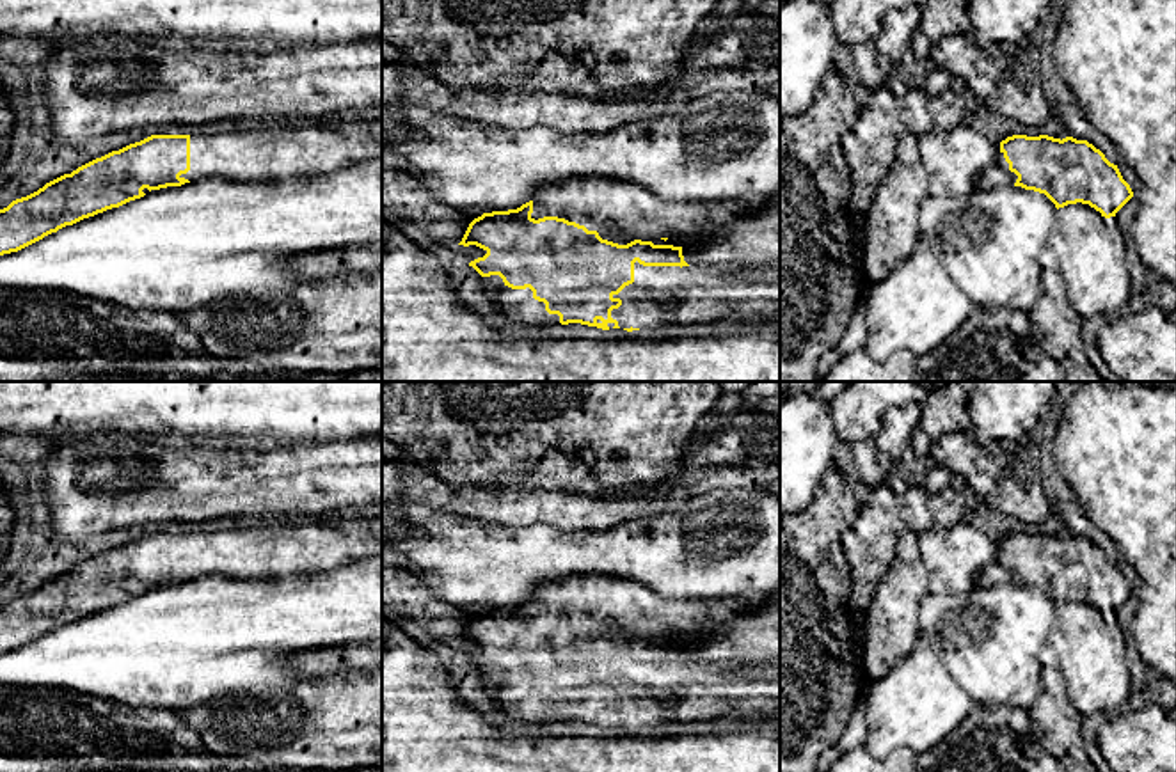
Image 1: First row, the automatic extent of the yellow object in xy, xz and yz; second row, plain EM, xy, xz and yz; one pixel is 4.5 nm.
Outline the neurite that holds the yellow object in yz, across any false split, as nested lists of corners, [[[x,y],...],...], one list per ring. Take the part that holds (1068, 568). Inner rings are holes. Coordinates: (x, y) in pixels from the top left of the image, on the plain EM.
[[[1013,532],[1000,540],[1000,554],[981,570],[975,586],[1021,584],[1045,591],[1055,605],[1089,602],[1110,616],[1133,595],[1117,563],[1087,538],[1048,532]]]

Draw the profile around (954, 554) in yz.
[[[965,516],[918,534],[917,547],[929,573],[929,593],[968,595],[975,577],[1000,554],[1000,543]]]

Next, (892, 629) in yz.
[[[913,531],[897,538],[894,559],[865,611],[863,666],[872,681],[885,678],[920,637],[918,603],[929,593]]]

